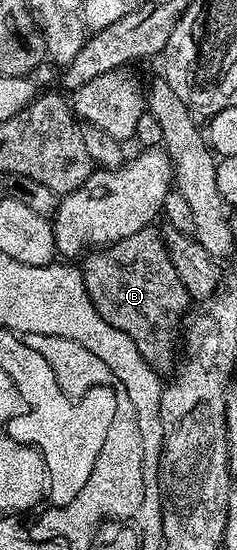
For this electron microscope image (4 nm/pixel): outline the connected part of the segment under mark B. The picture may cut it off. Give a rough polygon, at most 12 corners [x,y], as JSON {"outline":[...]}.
{"outline":[[158,229],[92,249],[85,292],[154,370],[189,295]]}

